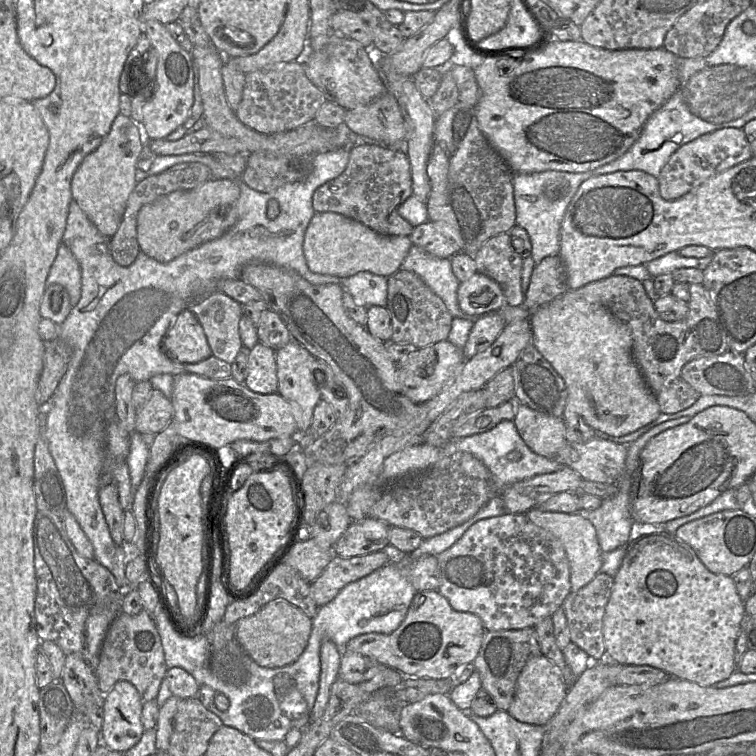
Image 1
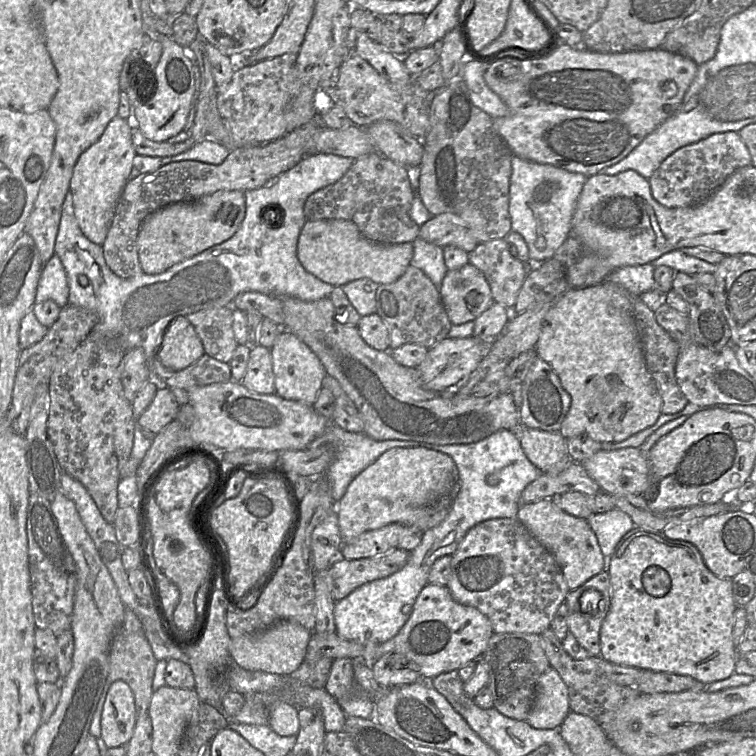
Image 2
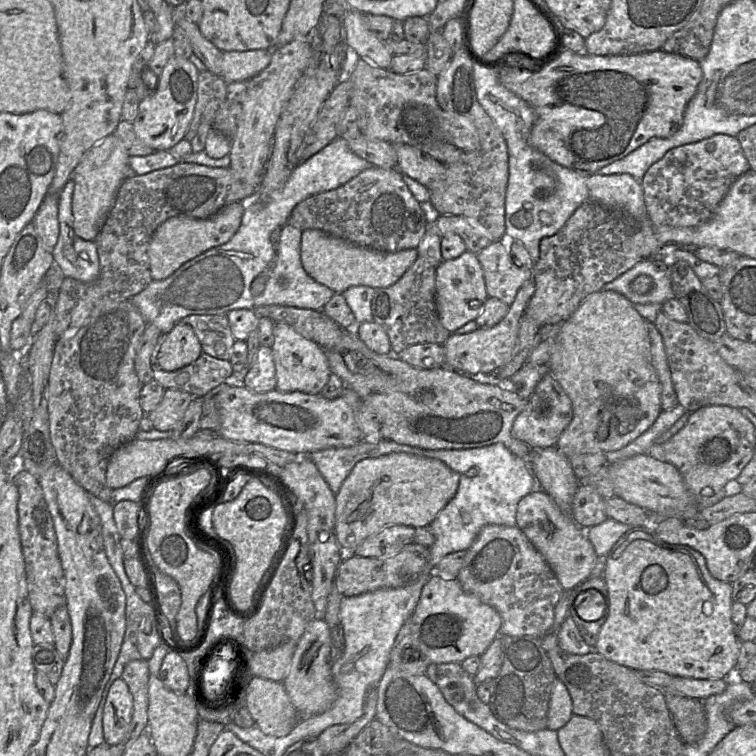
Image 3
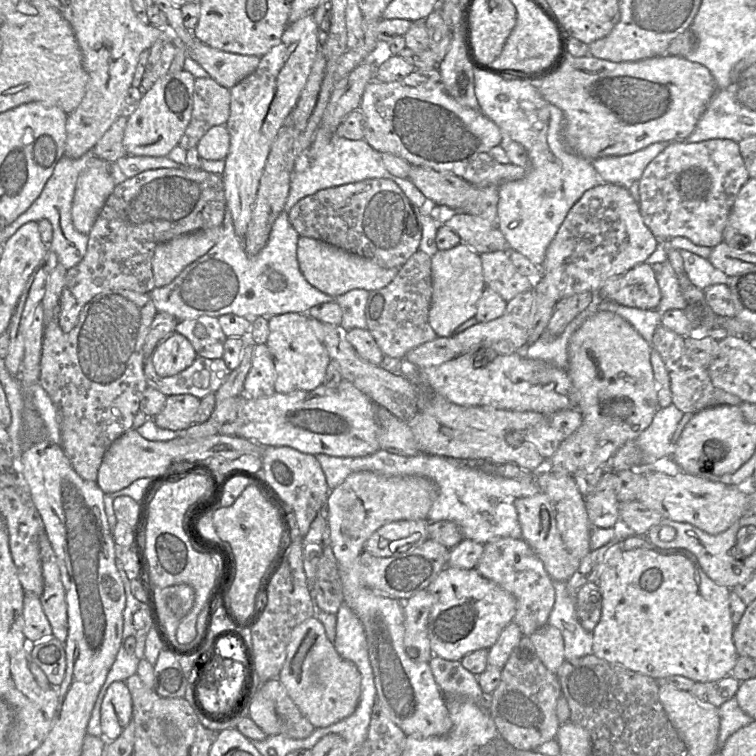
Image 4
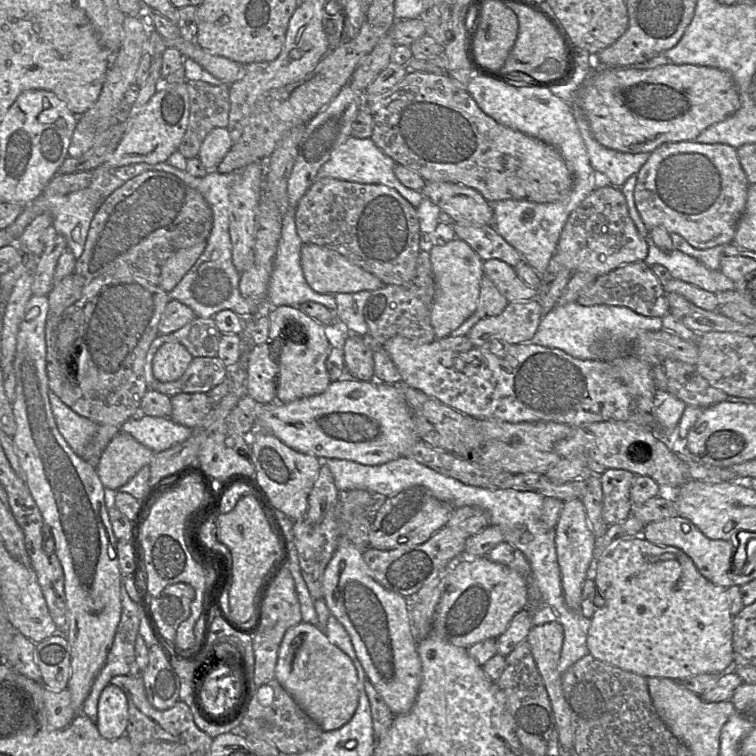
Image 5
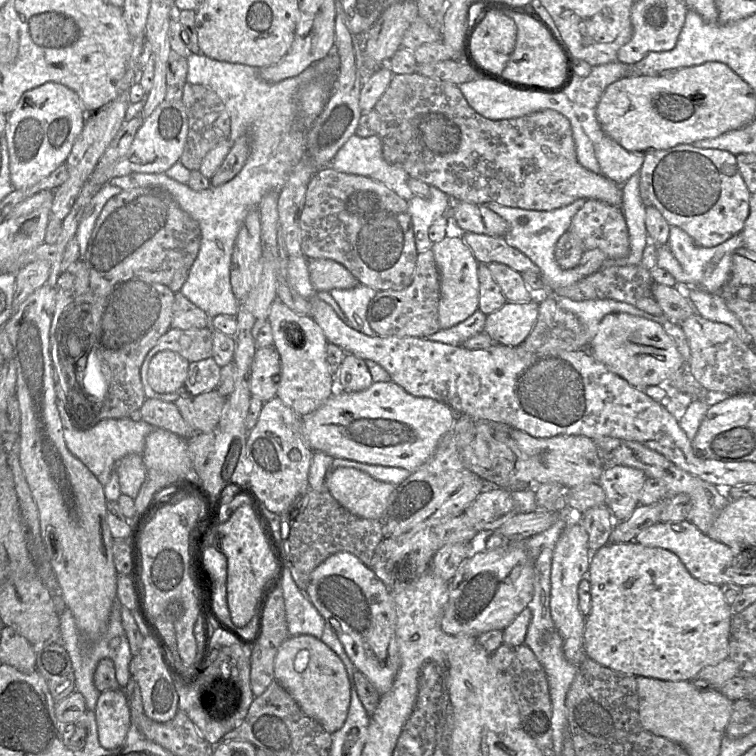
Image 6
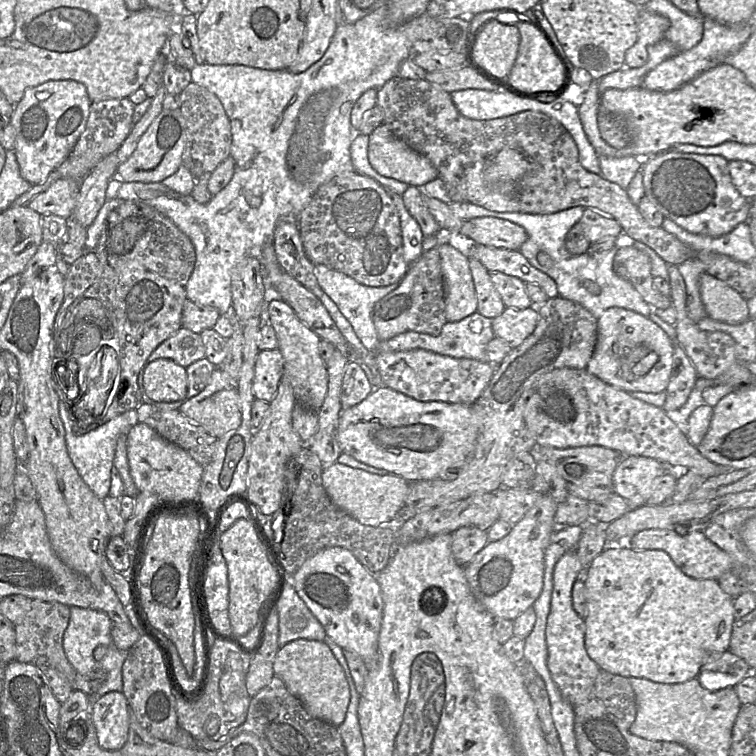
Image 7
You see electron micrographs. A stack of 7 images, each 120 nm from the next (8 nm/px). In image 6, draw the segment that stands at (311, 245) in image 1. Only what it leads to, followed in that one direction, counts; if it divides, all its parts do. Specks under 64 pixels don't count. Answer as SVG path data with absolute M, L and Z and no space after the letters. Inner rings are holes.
M308 259L308 271L317 291L351 289L360 284L347 268L333 260Z

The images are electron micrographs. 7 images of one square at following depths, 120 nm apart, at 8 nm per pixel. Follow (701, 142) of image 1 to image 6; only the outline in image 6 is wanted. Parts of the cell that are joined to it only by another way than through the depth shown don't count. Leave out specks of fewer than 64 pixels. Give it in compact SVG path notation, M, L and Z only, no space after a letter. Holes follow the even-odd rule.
M679 144L644 156L638 174L645 207L656 208L670 226L685 231L697 245L711 248L743 230L750 212L751 193L739 171L736 155Z

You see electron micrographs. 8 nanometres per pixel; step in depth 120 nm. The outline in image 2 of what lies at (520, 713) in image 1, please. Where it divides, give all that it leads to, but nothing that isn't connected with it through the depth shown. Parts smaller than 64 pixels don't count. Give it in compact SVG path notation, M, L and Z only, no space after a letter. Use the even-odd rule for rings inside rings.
M550 666L538 680L533 706L526 721L536 729L559 728L569 711L567 686Z

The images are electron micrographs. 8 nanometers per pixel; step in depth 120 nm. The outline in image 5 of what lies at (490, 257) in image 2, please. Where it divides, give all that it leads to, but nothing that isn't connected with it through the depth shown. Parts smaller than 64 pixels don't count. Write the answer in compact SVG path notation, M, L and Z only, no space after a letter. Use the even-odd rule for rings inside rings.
M499 259L485 260L483 271L508 302L537 298L537 289L527 285L517 275L515 268L506 262Z

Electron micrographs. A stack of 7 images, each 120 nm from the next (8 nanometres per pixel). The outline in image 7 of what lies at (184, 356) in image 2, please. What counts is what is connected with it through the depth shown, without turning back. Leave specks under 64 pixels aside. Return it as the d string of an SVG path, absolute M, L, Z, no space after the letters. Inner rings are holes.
M167 358L146 364L143 374L146 395L155 402L185 401L188 391L186 368Z

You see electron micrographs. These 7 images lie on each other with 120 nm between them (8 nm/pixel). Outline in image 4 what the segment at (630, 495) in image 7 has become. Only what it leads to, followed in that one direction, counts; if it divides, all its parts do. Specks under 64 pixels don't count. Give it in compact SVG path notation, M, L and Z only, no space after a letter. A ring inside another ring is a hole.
M606 471L595 489L584 497L589 522L593 528L613 528L620 523L616 496L616 472Z

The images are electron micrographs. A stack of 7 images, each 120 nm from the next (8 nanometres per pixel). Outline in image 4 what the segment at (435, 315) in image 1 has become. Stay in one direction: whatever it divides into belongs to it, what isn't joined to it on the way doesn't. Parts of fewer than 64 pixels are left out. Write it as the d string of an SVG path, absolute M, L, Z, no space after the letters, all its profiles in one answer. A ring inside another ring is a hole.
M419 250L400 267L395 278L387 286L369 291L365 307L366 329L384 355L404 359L412 349L438 337L429 324L431 301L431 257Z

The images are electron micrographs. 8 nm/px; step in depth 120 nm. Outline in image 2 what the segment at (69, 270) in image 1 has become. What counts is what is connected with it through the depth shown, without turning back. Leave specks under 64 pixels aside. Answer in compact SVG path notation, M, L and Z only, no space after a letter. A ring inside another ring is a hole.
M54 254L43 265L38 282L35 302L52 300L61 308L69 303L69 287L65 269L60 258Z

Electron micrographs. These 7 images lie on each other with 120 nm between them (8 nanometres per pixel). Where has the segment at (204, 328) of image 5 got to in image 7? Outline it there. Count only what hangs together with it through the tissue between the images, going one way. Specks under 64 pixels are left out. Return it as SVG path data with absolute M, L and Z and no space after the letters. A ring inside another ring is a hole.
M181 327L151 353L147 364L159 358L167 358L186 368L204 357L205 346L201 335Z

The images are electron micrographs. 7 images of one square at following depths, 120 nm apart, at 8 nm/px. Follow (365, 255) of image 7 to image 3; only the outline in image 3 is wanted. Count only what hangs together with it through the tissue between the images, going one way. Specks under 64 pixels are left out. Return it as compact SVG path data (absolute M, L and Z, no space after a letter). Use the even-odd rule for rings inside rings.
M375 166L336 189L301 201L292 210L288 224L301 231L321 230L354 245L387 253L417 248L430 226L398 168Z

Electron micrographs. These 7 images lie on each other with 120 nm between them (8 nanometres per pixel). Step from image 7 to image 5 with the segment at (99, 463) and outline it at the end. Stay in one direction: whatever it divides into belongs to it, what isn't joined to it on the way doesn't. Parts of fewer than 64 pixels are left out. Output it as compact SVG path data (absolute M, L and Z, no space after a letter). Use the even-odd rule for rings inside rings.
M51 391L49 401L60 434L70 448L82 457L99 426L75 413ZM146 415L140 420L129 418L121 425L120 431L130 434L154 454L185 441L191 434L190 428L177 424L170 418Z

